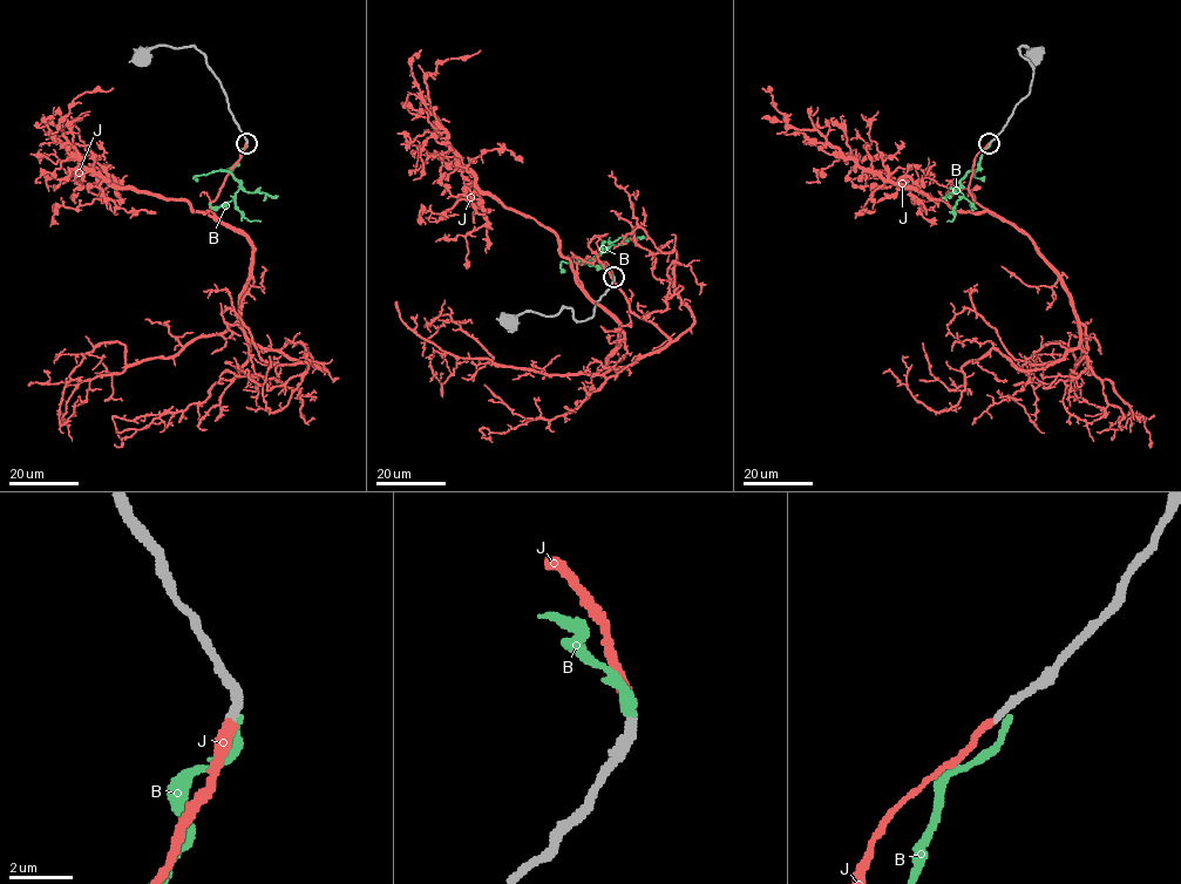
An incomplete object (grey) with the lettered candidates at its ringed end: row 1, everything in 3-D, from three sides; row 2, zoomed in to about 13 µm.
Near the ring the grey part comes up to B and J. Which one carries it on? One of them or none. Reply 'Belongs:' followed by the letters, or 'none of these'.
Belongs: J

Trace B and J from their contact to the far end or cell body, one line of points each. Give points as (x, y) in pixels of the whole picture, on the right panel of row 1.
B: (990, 142), (978, 168), (961, 181), (963, 196), (957, 202), (951, 220), (948, 222)
J: (989, 143), (968, 190), (1030, 238), (1079, 344), (1025, 371), (991, 349), (935, 412), (908, 356)

